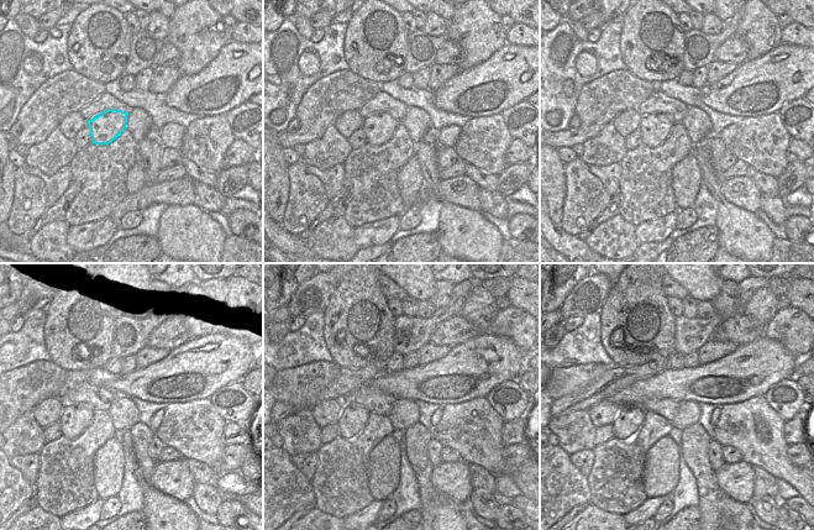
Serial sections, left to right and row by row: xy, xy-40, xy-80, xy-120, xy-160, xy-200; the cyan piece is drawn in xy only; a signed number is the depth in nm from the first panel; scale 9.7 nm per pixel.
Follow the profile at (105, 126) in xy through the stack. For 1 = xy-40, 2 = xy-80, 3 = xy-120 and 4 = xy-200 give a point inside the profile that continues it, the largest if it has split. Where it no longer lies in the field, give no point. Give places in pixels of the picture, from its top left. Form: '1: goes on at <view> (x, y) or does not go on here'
1: goes on at xy-40 (379, 127)
2: goes on at xy-80 (655, 129)
3: goes on at xy-120 (75, 418)
4: goes on at xy-200 (630, 418)

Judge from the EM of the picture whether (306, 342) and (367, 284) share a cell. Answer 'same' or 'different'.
different

